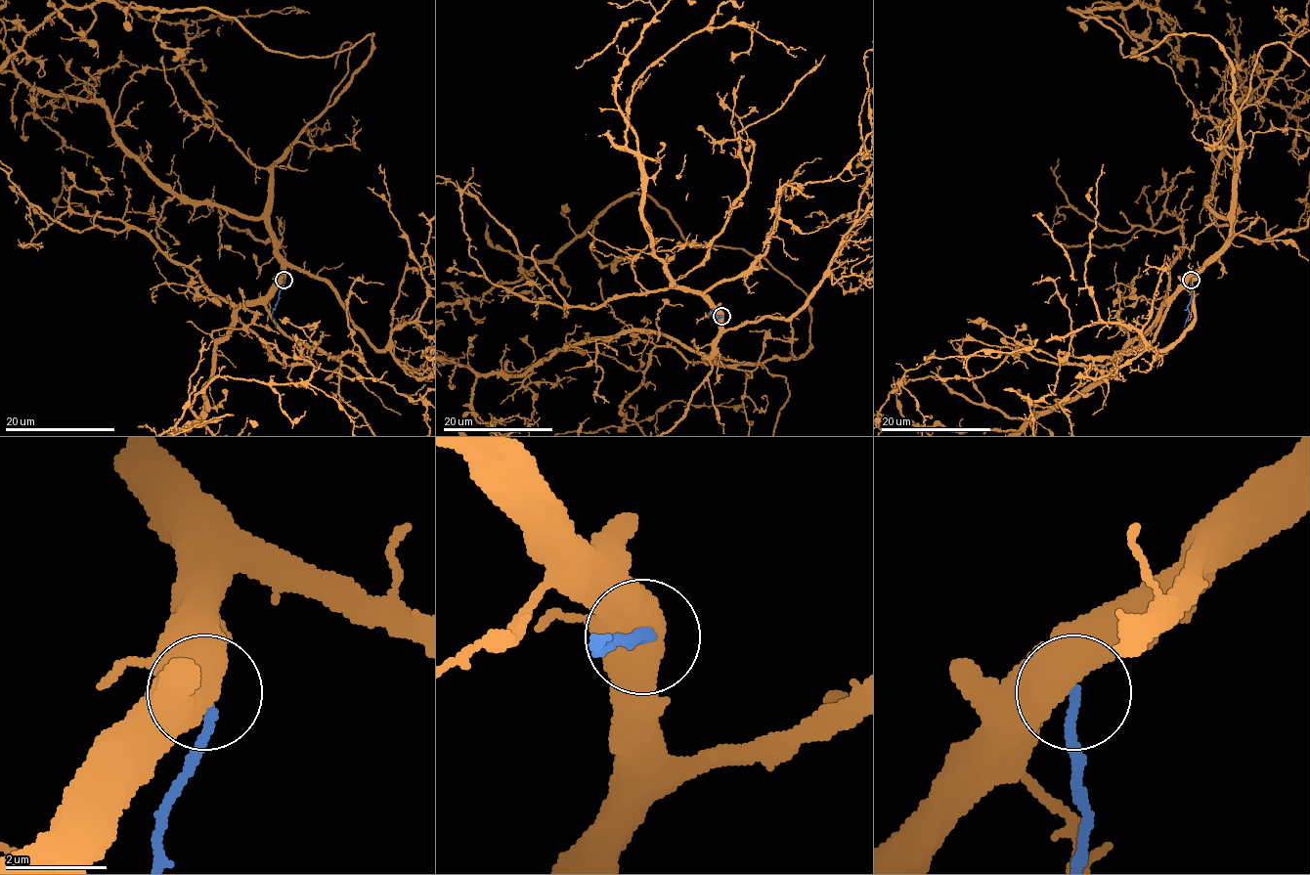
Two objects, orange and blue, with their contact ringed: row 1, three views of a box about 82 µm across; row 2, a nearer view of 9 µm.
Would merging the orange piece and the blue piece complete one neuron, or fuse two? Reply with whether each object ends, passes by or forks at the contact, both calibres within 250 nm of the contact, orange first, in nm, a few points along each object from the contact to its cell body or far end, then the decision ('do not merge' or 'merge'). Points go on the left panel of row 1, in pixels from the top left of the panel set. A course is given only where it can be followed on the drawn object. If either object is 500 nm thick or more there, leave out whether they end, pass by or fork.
calibres 750 and 190 nm; course blue (283, 279), (272, 310), (275, 327); do not merge

